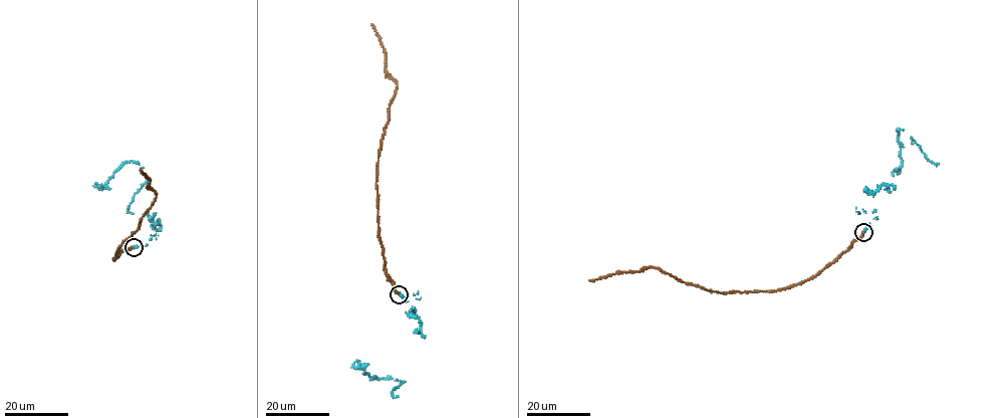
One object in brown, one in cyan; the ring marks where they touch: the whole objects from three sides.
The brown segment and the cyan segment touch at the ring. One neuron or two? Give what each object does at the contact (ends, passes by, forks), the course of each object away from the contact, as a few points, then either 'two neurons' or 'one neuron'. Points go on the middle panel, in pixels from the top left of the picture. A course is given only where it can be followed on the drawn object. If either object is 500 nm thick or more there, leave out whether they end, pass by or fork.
brown ends; cyan ends; course brown (399, 294), (384, 267), (376, 186), (379, 151), (397, 82), (387, 70), (385, 50), (370, 24); course cyan (399, 294), (402, 296), (369, 364), (364, 367), (364, 374), (371, 378), (403, 381), (392, 393), (399, 396); one neuron

